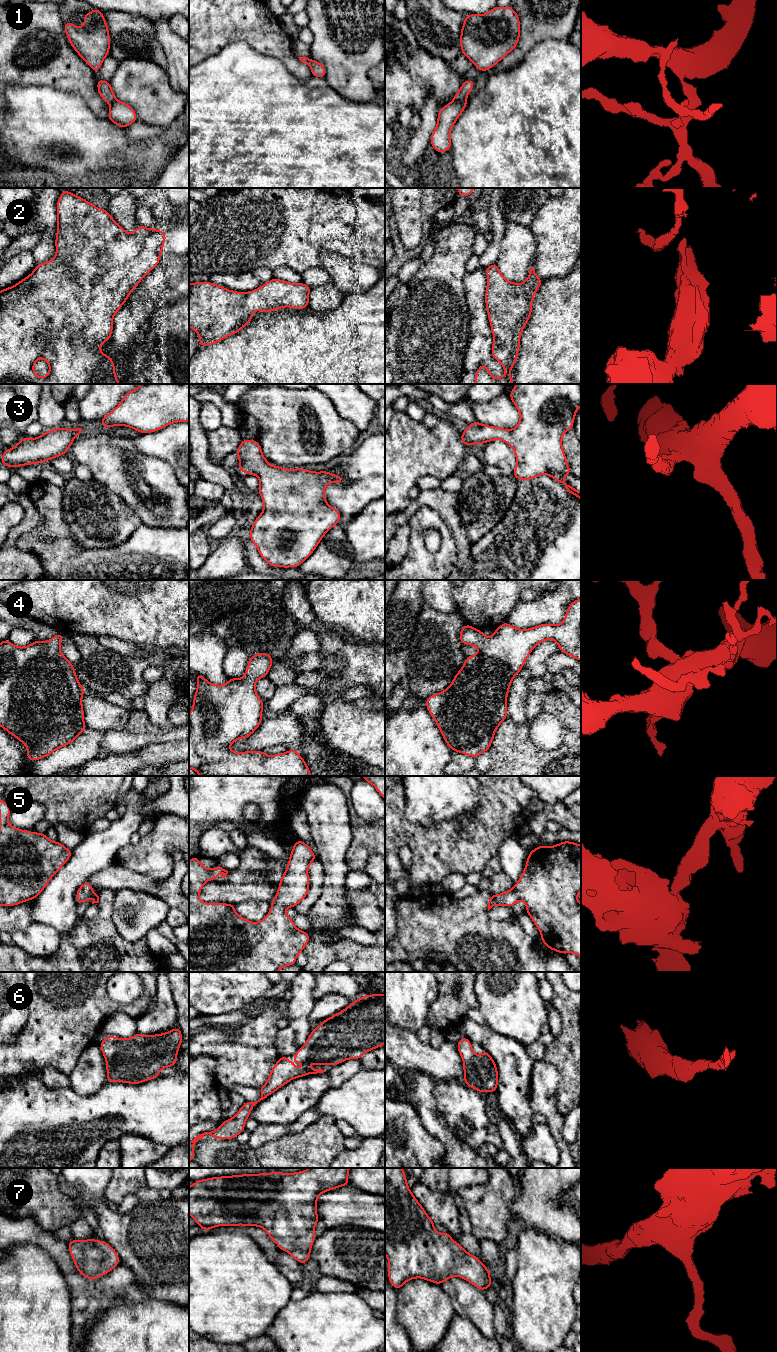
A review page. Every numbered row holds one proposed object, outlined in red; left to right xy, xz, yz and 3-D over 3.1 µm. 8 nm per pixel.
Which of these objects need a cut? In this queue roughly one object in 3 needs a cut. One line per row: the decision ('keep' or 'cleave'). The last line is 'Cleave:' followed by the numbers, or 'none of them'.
1: cleave
2: cleave
3: keep
4: keep
5: keep
6: keep
7: keep
Cleave: 1, 2

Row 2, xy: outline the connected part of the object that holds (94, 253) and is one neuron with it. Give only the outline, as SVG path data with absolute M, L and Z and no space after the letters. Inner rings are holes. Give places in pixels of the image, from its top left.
M68 190L61 192L56 205L55 257L37 264L33 272L17 284L0 290L0 384L89 384L103 354L100 346L111 339L114 315L140 281L159 264L164 250L166 232L138 224L133 233L127 233L107 210L95 207ZM82 291L88 293L89 302L97 303L100 308L100 323L94 326L92 333L67 333L65 325L40 323L44 317L42 308L60 304L68 294L79 298ZM39 358L48 362L46 377L39 377L34 372L34 364Z

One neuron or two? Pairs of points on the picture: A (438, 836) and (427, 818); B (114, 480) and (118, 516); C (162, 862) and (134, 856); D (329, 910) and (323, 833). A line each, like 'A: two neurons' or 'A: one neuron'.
A: two neurons
B: two neurons
C: one neuron
D: one neuron

